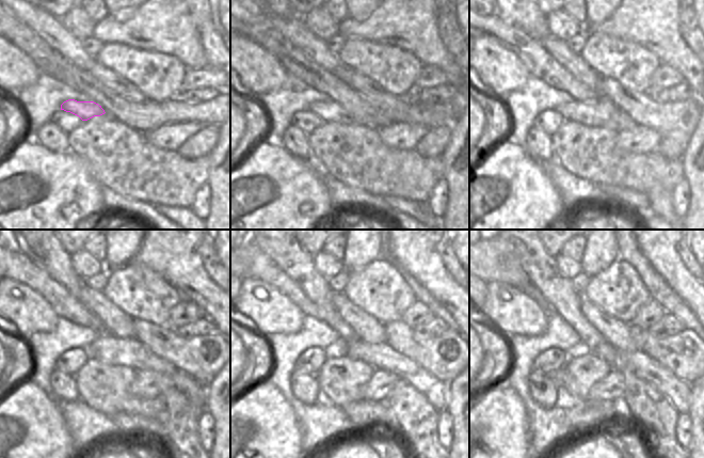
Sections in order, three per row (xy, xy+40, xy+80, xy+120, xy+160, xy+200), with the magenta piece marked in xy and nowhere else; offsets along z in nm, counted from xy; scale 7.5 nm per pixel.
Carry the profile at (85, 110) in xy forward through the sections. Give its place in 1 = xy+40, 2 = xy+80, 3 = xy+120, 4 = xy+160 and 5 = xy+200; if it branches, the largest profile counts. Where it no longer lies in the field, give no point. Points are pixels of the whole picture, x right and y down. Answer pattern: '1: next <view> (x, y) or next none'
1: next xy+40 (328, 111)
2: next xy+80 (602, 112)
3: next xy+120 (108, 348)
4: next xy+160 (381, 357)
5: next xy+200 (677, 392)

